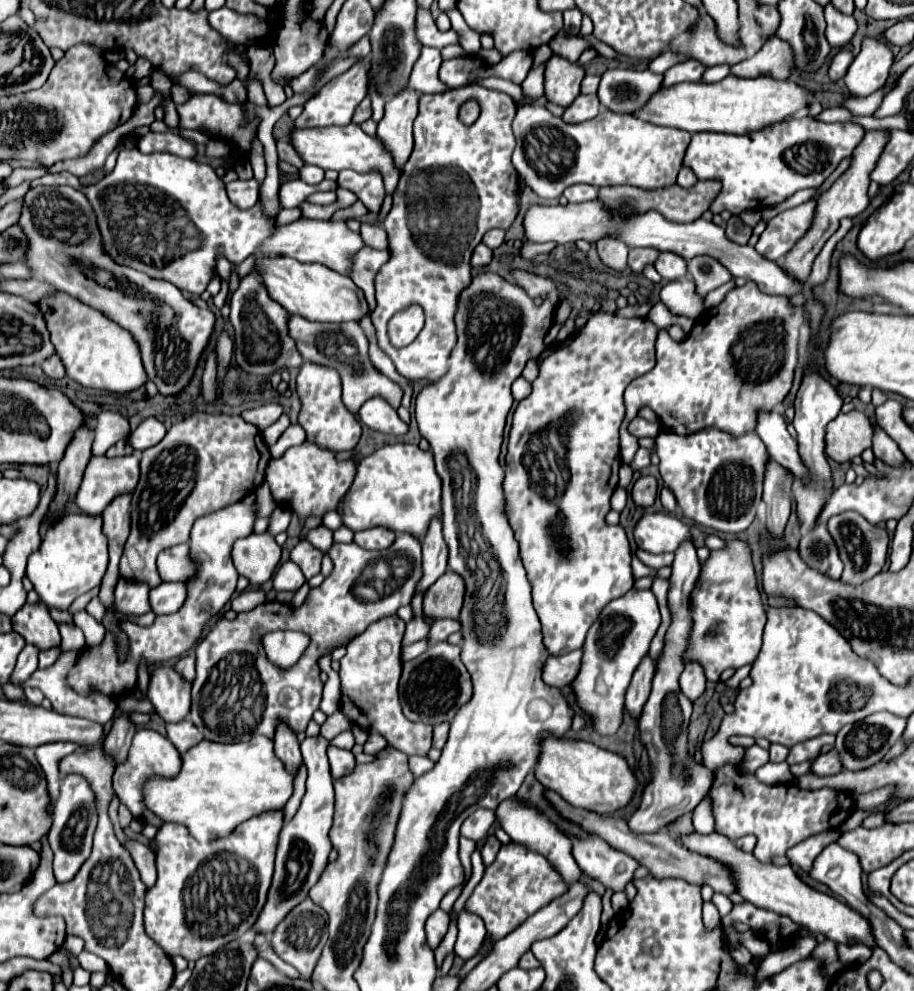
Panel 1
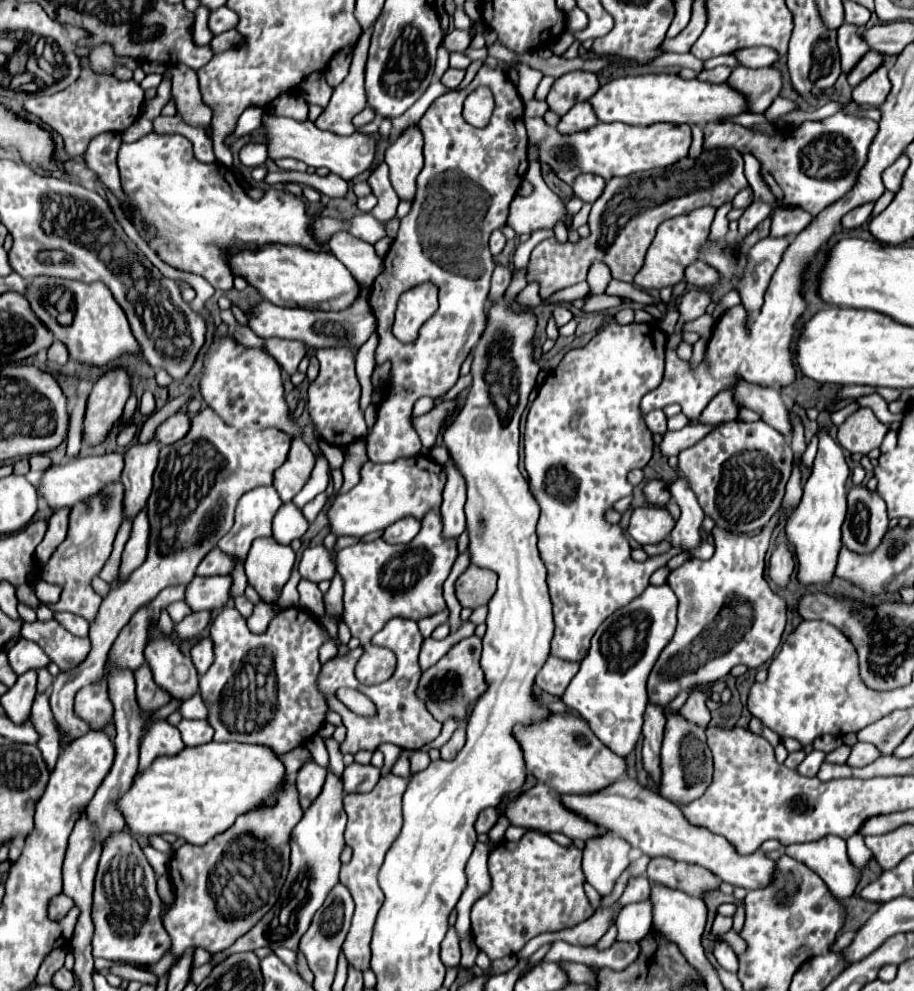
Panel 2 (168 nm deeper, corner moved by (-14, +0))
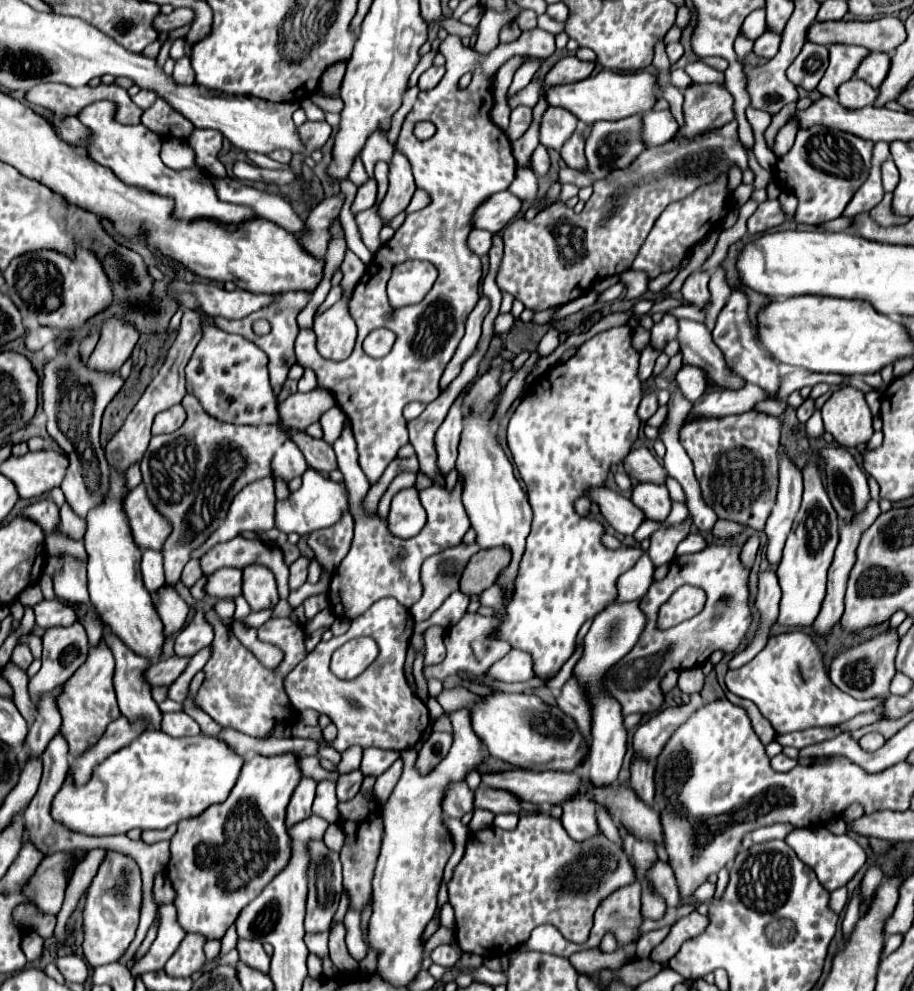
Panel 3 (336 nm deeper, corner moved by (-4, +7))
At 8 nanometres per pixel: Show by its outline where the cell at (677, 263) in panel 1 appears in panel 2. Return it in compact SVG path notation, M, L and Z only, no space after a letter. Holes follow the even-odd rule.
M697 260L685 270L685 280L697 288L711 288L721 280L721 274L707 262Z

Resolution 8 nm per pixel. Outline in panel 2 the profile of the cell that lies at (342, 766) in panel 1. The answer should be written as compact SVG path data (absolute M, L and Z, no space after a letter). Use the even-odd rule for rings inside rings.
M351 764L345 768L343 772L343 788L345 792L369 792L377 782L379 782L381 774L379 774L379 768L367 764L367 766L361 766L361 764Z

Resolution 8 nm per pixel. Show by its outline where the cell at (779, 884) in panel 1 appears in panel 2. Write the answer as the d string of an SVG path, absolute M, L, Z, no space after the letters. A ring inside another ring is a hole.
M621 776L617 782L599 792L561 794L559 800L567 810L573 810L577 816L593 822L597 828L611 830L623 836L633 848L639 848L649 858L667 856L687 864L697 864L713 872L723 882L741 886L745 890L767 884L771 880L771 872L775 870L775 862L769 860L763 852L755 852L749 856L735 854L735 848L725 838L719 838L709 830L699 830L697 826L691 826L683 818L681 810L675 808L675 804L667 802L667 798L663 798L659 792L641 786L629 776Z

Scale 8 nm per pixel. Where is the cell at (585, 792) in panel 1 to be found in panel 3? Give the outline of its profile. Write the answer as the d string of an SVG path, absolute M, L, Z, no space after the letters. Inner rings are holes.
M497 693L487 697L483 703L471 707L473 707L471 713L473 729L485 743L487 751L493 757L503 759L515 767L529 771L575 771L589 757L589 741L581 735L577 723L569 715L565 715L559 707L551 707L543 703L533 693Z

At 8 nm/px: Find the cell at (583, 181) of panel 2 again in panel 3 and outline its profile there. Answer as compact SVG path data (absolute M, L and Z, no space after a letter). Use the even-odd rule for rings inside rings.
M575 131L567 143L561 147L561 159L565 161L565 165L569 169L575 169L575 171L585 171L587 167L587 159L583 155L583 147L585 147L585 141L581 139L581 133Z

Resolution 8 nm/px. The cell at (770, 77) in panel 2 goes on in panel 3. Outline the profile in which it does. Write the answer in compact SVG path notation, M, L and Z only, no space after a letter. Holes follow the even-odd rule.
M723 83L709 85L689 85L685 89L685 127L679 129L681 135L691 137L715 127L721 127L735 119L733 95Z

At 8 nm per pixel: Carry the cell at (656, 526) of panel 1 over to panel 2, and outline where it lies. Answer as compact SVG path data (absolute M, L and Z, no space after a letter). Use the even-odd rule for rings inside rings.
M639 506L633 508L629 520L629 536L643 544L657 544L673 530L675 520L665 508L659 506Z

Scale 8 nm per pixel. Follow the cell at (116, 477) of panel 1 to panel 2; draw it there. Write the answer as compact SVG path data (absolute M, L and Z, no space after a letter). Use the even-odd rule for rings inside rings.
M103 454L103 456L79 456L65 460L63 464L51 464L41 472L37 494L45 504L51 508L71 508L75 502L83 500L85 496L95 494L95 490L103 490L107 482L117 482L119 474L123 470L123 456L121 454Z

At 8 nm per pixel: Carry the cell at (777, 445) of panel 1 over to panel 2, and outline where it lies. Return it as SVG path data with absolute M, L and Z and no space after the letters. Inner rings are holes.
M743 378L735 384L735 404L749 408L761 416L763 422L775 426L785 436L791 436L791 422L789 422L789 408L781 400L781 394L773 386L759 386L745 382Z

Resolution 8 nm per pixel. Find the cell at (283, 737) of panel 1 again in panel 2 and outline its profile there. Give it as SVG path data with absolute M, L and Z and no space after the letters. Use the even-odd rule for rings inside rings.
M315 762L305 764L297 772L297 790L299 790L299 800L303 810L307 810L313 804L313 800L321 794L325 778L327 778L327 770L317 766Z

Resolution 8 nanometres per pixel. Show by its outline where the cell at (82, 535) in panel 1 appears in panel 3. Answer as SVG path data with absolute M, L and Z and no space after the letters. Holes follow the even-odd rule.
M65 353L53 357L43 371L41 395L43 411L49 419L47 431L71 459L61 489L67 497L67 503L81 519L87 519L87 513L93 507L99 507L109 495L111 469L105 461L105 451L99 445L99 427L107 403L115 397L121 385L123 379L119 377L119 373L103 375L97 371L89 371L81 359L67 361Z

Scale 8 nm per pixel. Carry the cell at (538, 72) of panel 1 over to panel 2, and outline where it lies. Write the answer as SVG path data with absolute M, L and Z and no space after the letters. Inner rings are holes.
M531 100L525 104L525 114L527 116L543 116L547 112L547 104L539 100Z

